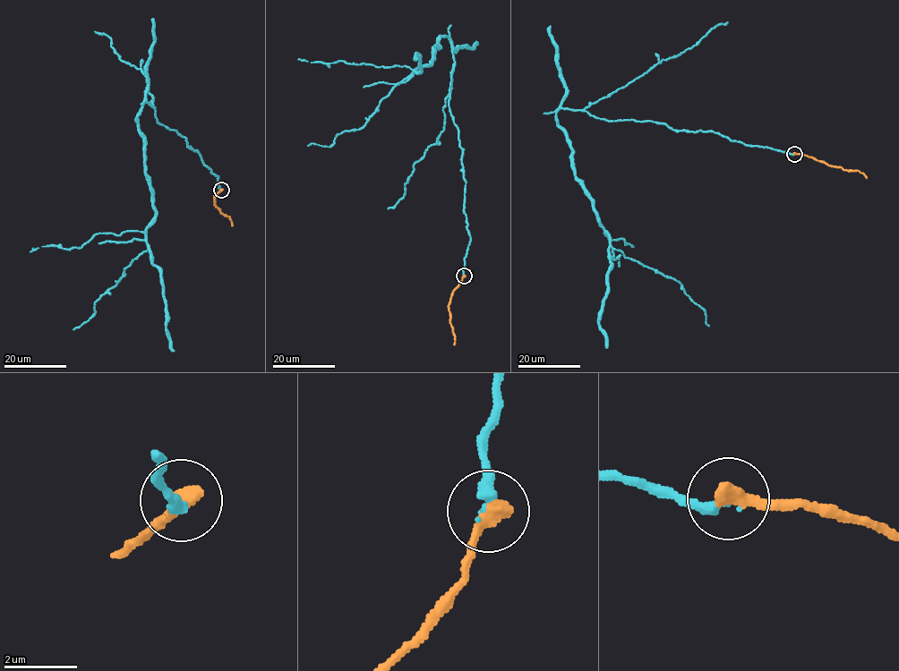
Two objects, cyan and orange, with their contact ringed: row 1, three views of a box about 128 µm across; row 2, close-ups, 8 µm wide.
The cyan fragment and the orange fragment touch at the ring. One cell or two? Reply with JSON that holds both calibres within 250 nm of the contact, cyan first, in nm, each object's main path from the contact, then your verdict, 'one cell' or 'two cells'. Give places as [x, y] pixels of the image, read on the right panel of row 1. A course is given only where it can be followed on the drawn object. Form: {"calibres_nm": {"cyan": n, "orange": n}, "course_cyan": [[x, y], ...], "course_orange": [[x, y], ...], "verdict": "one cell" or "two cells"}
{"calibres_nm": {"cyan": 280, "orange": 480}, "course_cyan": [[794, 153], [713, 131], [673, 131], [663, 123], [556, 113], [574, 175], [610, 244], [678, 281], [709, 325]], "course_orange": [[794, 153], [848, 171], [857, 170], [867, 178]], "verdict": "one cell"}

